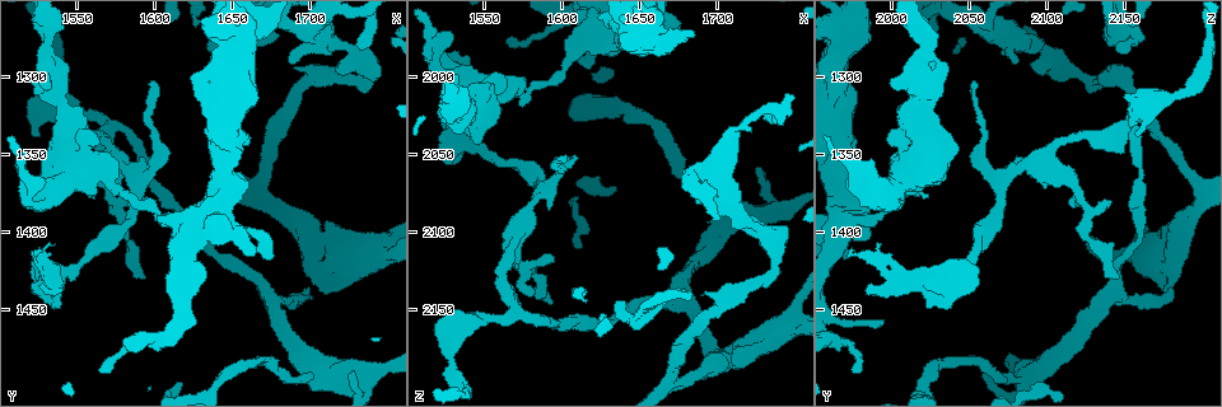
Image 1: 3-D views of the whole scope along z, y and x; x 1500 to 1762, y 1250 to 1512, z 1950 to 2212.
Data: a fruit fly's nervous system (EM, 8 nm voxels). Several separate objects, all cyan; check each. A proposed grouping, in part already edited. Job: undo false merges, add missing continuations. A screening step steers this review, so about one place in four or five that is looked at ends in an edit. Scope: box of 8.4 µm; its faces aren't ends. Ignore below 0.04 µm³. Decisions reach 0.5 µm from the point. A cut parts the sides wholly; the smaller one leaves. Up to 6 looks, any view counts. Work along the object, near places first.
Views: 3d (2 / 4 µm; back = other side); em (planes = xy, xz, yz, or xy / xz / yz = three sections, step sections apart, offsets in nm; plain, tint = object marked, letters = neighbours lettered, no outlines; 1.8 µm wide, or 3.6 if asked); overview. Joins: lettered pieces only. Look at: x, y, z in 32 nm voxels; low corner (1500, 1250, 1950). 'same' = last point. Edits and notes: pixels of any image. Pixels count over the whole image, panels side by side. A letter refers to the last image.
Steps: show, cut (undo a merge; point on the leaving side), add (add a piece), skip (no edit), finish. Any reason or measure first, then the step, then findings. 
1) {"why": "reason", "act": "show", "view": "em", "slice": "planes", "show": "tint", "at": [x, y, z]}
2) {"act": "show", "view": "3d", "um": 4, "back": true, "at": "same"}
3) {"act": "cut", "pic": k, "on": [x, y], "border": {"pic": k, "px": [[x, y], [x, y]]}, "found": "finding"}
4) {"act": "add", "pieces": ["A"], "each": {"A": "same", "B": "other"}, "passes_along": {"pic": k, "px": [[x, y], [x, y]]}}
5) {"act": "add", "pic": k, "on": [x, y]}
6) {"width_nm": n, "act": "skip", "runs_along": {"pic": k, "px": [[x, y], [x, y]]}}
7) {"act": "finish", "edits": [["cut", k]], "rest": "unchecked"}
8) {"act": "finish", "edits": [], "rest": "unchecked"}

{"why": "free end", "act": "show", "view": "3d", "um": 4, "at": [1528, 1302, 2000]}

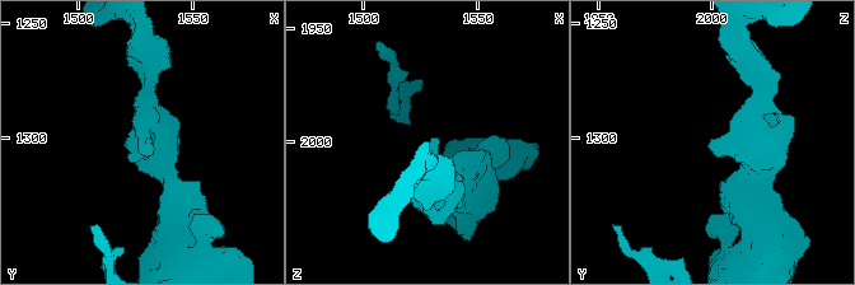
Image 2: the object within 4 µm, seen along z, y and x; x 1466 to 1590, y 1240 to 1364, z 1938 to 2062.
{"why": "shape alone is not enough", "act": "show", "view": "em", "slice": "xz", "step": 8, "show": "letters", "at": [1530, 1301, 1999]}

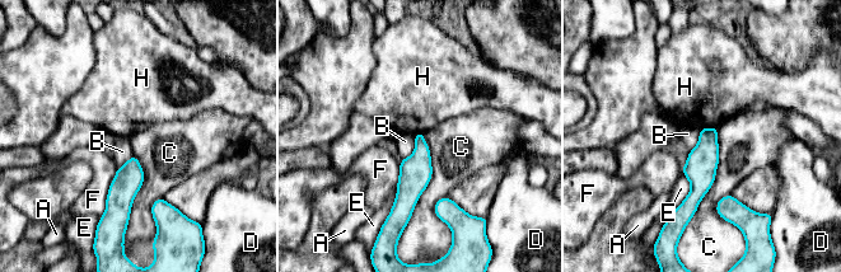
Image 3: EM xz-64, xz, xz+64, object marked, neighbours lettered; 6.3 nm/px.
{"act": "skip", "each": {"A": "other", "B": "other", "C": "other", "D": "other", "E": "other", "F": "other", "H": "other"}, "found": "no lettered piece goes on from it"}

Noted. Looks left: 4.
{"why": "an open end", "act": "show", "view": "3d", "um": 4, "at": [1680, 1272, 2138]}

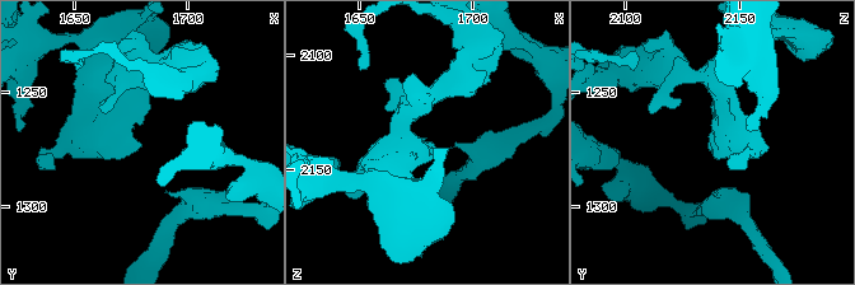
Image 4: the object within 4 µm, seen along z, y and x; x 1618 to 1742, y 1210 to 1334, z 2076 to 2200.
{"act": "show", "view": "em", "um": 3.6, "slice": "planes", "show": "letters", "at": [1679, 1272, 2137]}

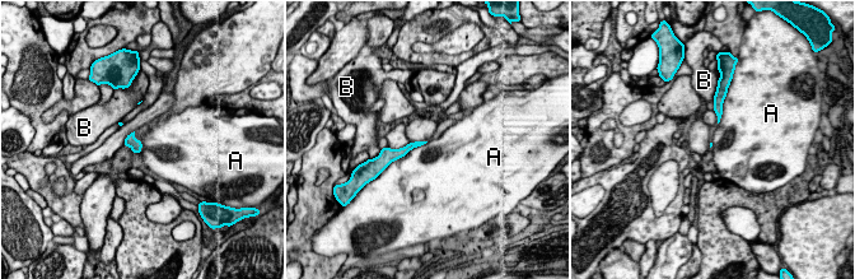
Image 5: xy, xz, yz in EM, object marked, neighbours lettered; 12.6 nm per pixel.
{"act": "skip", "each": {"A": "other", "B": "other"}, "border": {"pic": 5, "px": [[429, 142], [414, 147], [389, 164]]}, "found": "no lettered piece goes on from it"}

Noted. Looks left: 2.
{"why": "an open end", "act": "show", "view": "em", "slice": "xz", "step": 16, "show": "tint", "at": [1700, 1436, 2178]}

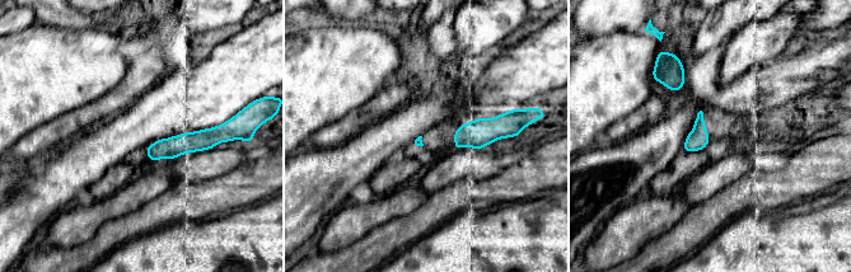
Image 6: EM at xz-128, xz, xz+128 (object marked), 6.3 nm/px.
{"act": "show", "view": "em", "slice": "xz", "step": 16, "show": "letters", "at": "same"}

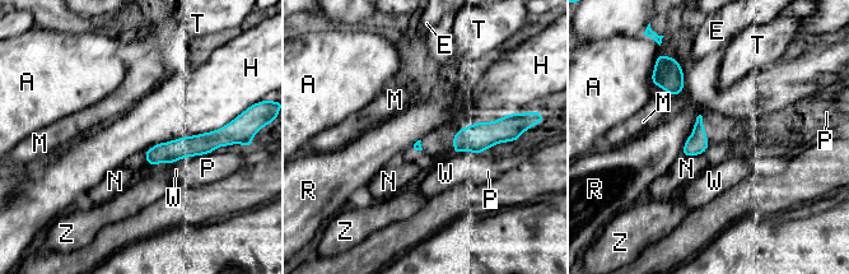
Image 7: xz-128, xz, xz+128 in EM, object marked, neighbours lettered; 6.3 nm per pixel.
{"act": "skip", "each": {"A": "other", "E": "other", "H": "other", "M": "other", "N": "other", "P": "other", "R": "other", "T": "other", "W": "other", "Z": "other"}, "runs_along": {"pic": 7, "px": [[214, 134], [149, 159]]}, "found": "no lettered piece goes on from it"}

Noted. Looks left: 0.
{"act": "finish", "edits": [], "rest": "unchecked"}

